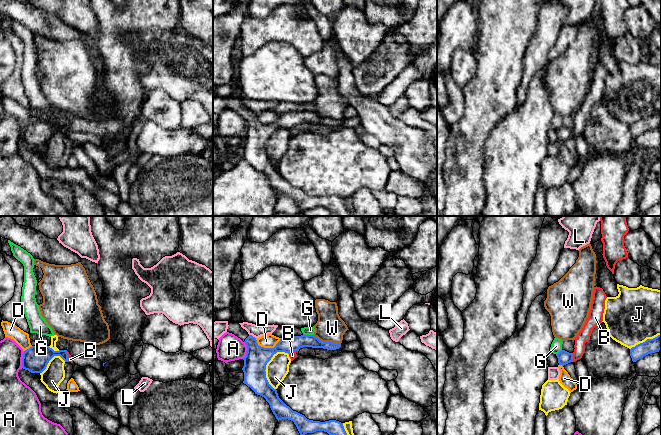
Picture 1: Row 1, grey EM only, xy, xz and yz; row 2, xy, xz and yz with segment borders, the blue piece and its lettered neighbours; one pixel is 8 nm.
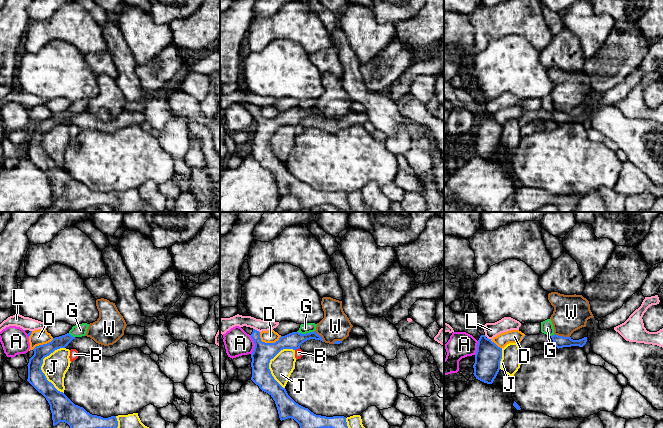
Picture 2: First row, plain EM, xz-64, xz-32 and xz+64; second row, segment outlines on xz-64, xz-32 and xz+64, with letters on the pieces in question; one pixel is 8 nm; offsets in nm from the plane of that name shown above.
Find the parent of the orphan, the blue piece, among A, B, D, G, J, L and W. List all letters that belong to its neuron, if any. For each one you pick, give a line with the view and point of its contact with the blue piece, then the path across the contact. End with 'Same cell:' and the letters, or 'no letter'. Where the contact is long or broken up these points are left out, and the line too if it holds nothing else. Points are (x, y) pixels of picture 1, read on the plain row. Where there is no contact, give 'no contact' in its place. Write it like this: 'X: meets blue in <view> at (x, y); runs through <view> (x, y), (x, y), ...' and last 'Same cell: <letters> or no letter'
Same cell: no letter

